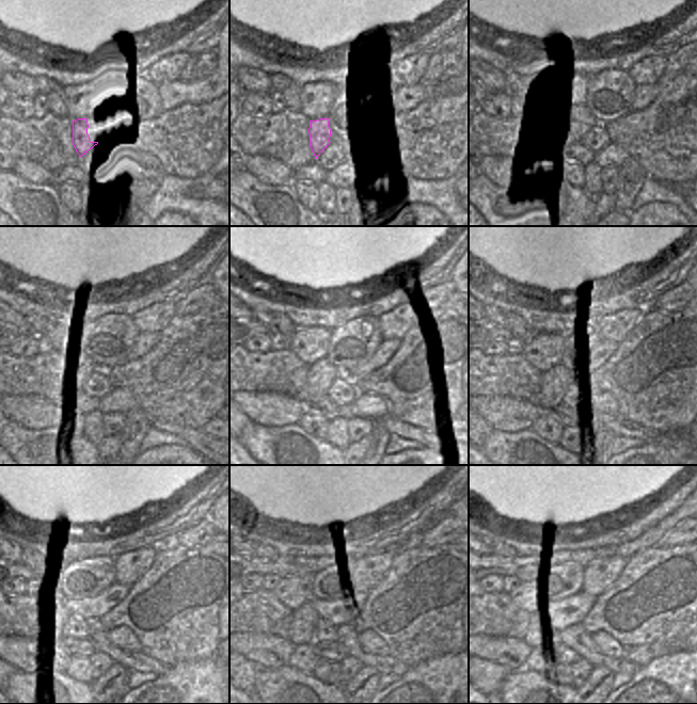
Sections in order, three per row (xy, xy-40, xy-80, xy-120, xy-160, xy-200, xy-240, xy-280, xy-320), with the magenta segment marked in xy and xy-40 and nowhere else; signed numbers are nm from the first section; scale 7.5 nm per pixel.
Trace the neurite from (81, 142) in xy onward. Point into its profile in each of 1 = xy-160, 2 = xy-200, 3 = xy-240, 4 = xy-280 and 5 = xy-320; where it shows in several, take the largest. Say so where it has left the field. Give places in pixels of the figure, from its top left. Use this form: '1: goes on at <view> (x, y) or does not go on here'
1: goes on at xy-160 (320, 376)
2: goes on at xy-200 (556, 383)
3: goes on at xy-240 (69, 626)
4: goes on at xy-280 (301, 630)
5: goes on at xy-320 (536, 634)

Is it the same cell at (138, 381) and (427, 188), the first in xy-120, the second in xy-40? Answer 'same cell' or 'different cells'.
different cells

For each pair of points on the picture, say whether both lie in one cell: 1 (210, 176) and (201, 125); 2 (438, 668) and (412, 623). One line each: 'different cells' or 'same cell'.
1: different cells
2: different cells

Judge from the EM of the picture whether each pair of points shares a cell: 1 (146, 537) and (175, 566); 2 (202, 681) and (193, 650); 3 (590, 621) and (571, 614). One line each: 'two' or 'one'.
1: two
2: two
3: two

